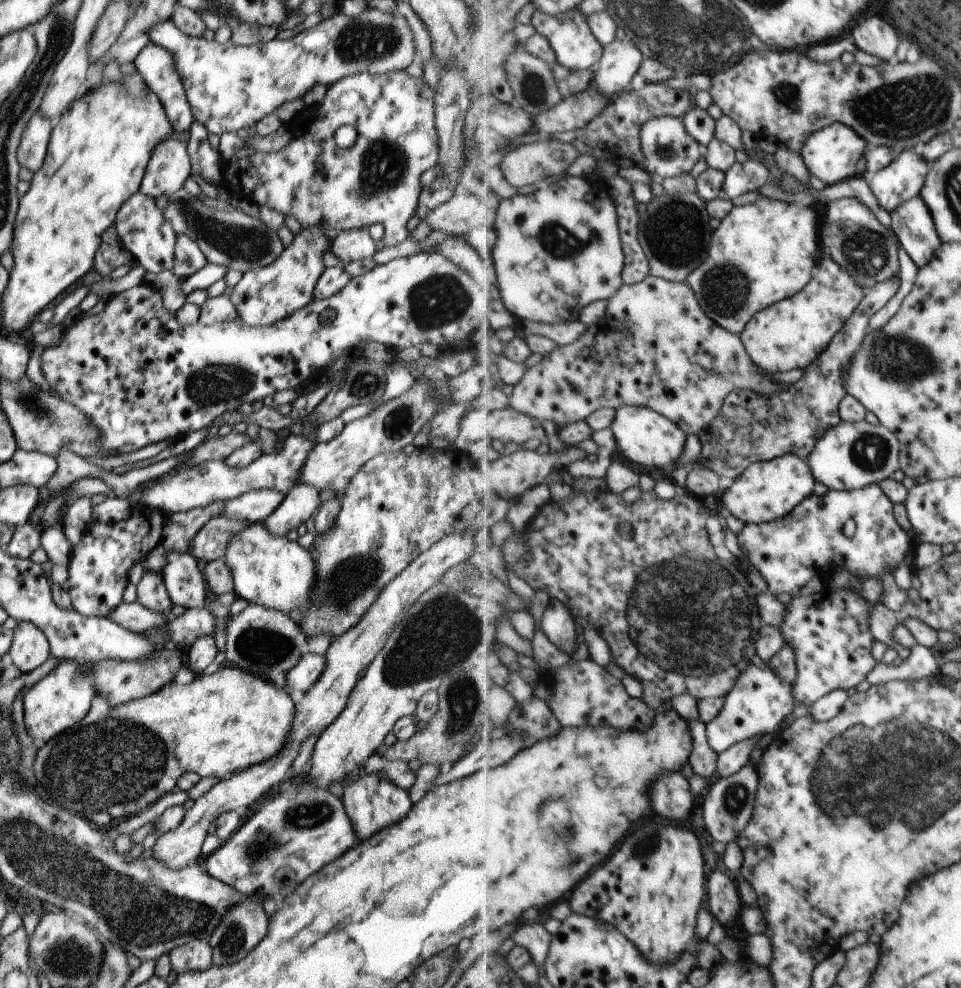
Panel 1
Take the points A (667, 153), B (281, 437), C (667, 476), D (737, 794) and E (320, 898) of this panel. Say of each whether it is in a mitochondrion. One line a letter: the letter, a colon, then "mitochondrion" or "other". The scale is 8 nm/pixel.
A: mitochondrion
B: other
C: other
D: mitochondrion
E: other

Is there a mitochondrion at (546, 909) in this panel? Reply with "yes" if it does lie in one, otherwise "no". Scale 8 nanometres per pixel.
no

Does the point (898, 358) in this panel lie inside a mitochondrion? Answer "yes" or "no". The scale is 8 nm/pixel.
yes

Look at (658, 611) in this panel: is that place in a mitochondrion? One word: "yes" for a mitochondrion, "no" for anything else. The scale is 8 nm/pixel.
yes

